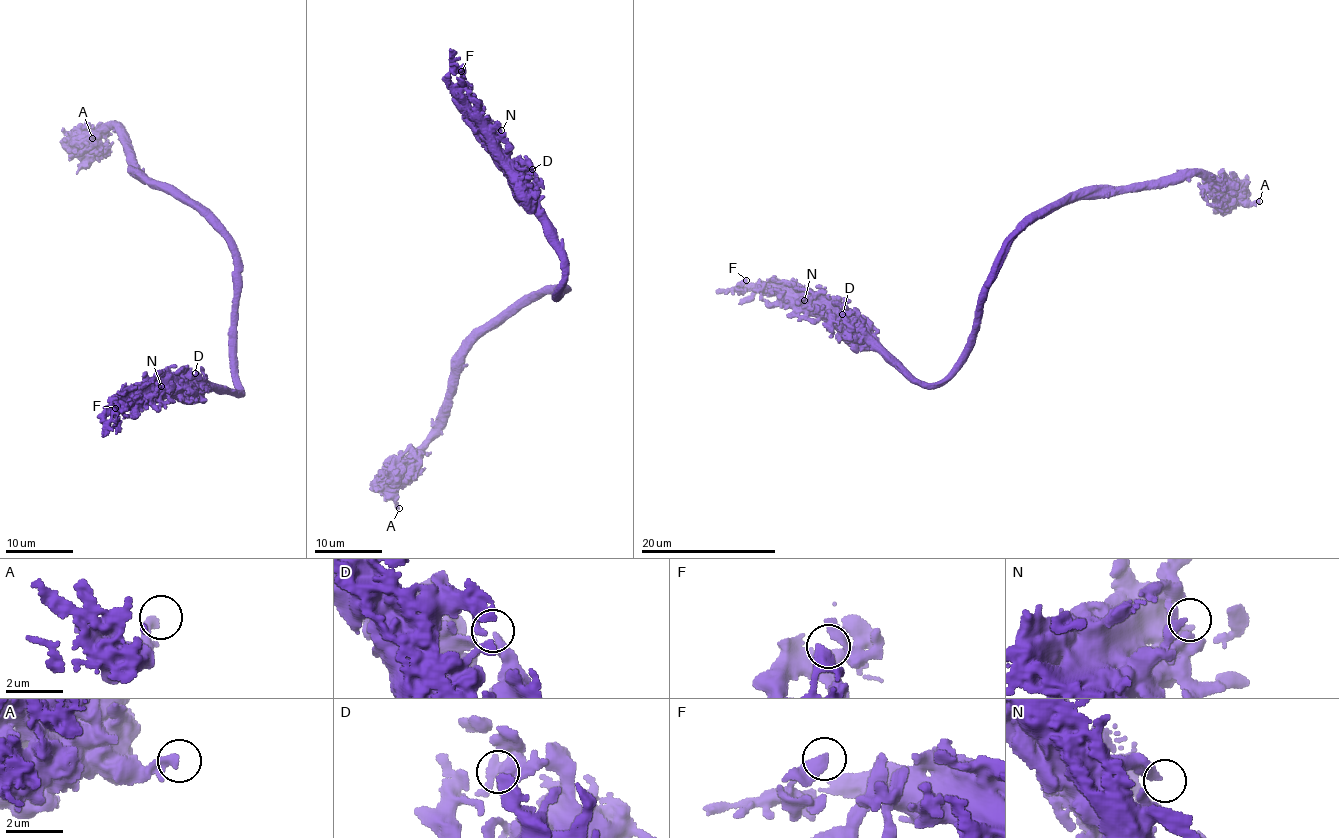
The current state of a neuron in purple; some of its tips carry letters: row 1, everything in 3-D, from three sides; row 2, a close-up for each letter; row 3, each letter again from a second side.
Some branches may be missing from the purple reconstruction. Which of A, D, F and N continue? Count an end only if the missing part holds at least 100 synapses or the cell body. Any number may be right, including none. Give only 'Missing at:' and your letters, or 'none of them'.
Missing at: none of them

